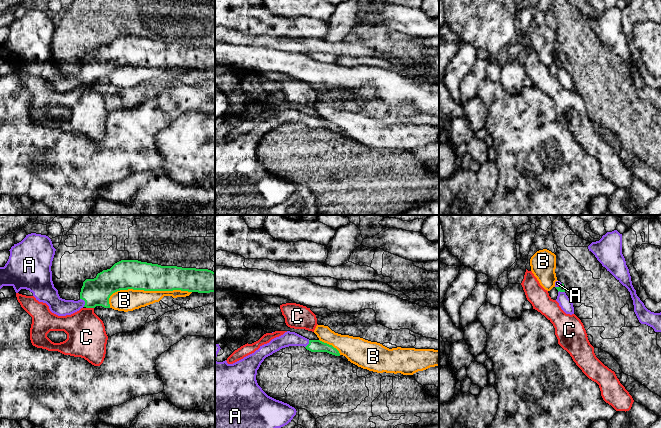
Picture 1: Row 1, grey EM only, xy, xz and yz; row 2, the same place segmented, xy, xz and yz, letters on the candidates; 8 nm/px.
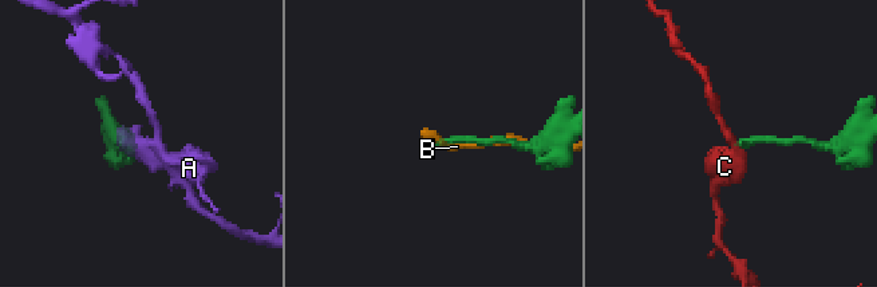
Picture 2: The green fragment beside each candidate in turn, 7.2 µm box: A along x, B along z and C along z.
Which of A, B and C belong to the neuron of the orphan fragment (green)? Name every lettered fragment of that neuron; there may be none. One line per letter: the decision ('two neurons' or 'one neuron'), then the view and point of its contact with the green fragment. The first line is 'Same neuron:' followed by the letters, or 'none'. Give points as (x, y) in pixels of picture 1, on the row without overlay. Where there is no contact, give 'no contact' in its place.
Same neuron: A
A: one neuron; contact xy (85, 78)
B: two neurons; contact xy (147, 66)
C: two neurons; contact xy (90, 83)

